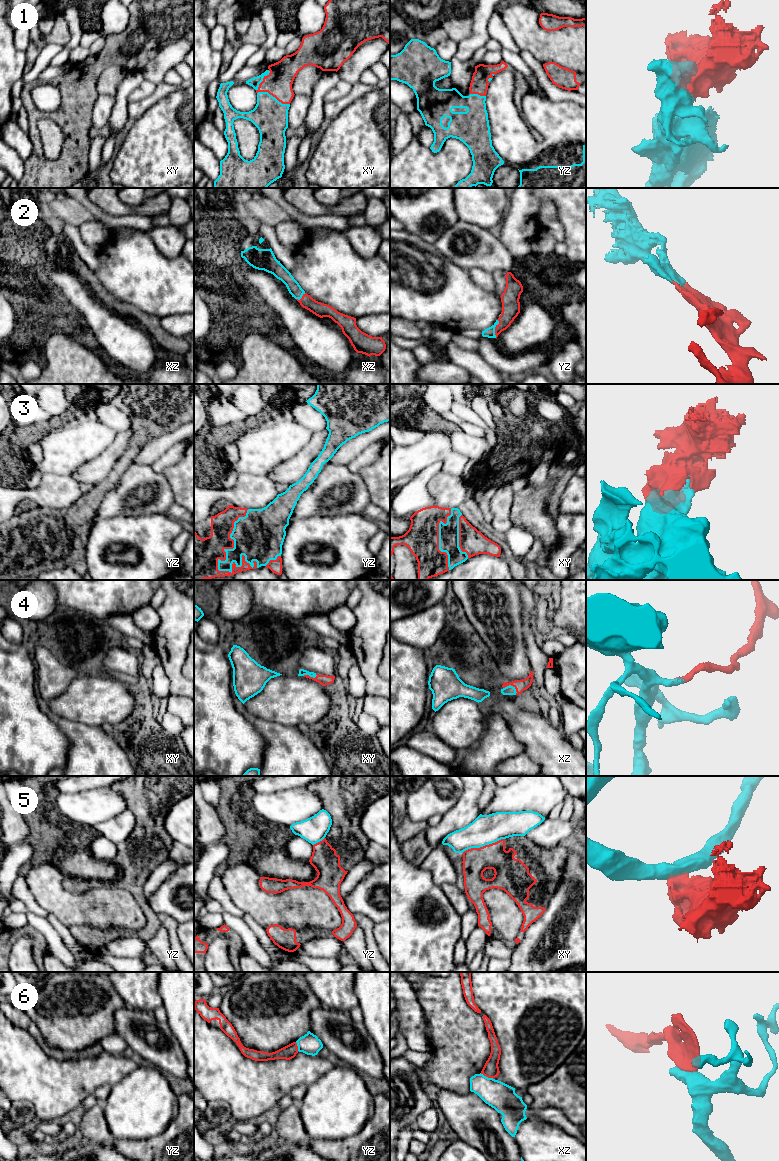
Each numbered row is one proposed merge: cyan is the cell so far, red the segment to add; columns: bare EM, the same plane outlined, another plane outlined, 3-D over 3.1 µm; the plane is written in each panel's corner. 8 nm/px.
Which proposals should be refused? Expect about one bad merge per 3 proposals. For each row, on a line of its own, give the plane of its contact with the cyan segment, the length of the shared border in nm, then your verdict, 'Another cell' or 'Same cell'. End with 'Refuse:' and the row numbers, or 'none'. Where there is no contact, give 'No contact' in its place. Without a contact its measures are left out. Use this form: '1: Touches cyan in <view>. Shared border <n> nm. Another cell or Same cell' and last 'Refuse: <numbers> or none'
1: Touches cyan in xy. Shared border 320 nm. Same cell
2: Touches cyan in yz. Shared border 150 nm. Same cell
3: Touches cyan in yz. Shared border 550 nm. Same cell
4: Touches cyan in xz. Shared border 130 nm. Same cell
5: Touches cyan in xy. Shared border 360 nm. Another cell
6: Touches cyan in xz. Shared border 120 nm. Another cell
Refuse: 5, 6

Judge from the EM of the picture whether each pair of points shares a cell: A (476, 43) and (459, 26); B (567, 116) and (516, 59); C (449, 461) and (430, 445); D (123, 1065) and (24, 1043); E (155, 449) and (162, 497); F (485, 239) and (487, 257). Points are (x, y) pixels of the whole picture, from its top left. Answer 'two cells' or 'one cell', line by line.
A: two cells
B: two cells
C: one cell
D: one cell
E: two cells
F: one cell

